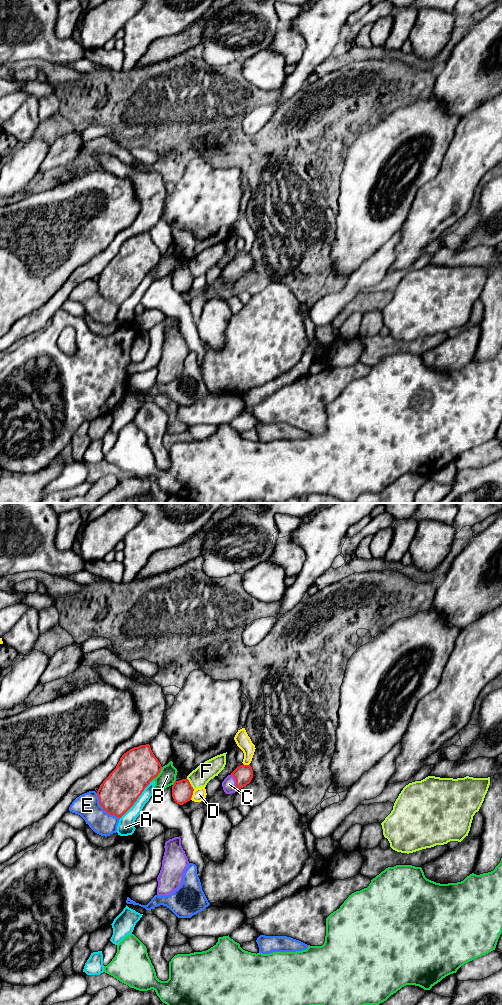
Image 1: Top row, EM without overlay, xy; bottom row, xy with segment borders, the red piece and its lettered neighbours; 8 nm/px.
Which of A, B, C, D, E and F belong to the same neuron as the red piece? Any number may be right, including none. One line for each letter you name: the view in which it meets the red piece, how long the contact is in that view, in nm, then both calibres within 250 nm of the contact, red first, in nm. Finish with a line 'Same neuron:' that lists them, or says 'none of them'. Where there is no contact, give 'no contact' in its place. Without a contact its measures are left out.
C: xy | 150 nm | 160/110 nm
Same neuron: C

